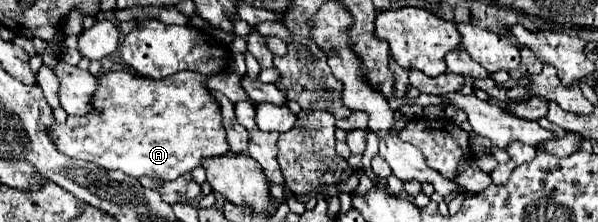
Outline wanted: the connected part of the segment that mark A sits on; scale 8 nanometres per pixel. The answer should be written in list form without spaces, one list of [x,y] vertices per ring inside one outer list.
[[[109,71],[97,79],[97,89],[91,97],[91,111],[83,117],[67,117],[65,123],[53,123],[49,127],[49,137],[55,147],[73,159],[83,159],[105,167],[109,171],[117,169],[129,177],[153,177],[161,181],[173,181],[193,167],[201,165],[201,159],[223,155],[229,151],[227,135],[221,125],[219,105],[205,87],[207,75],[193,75],[191,71],[181,71],[169,79],[143,79],[133,77],[129,71]]]

